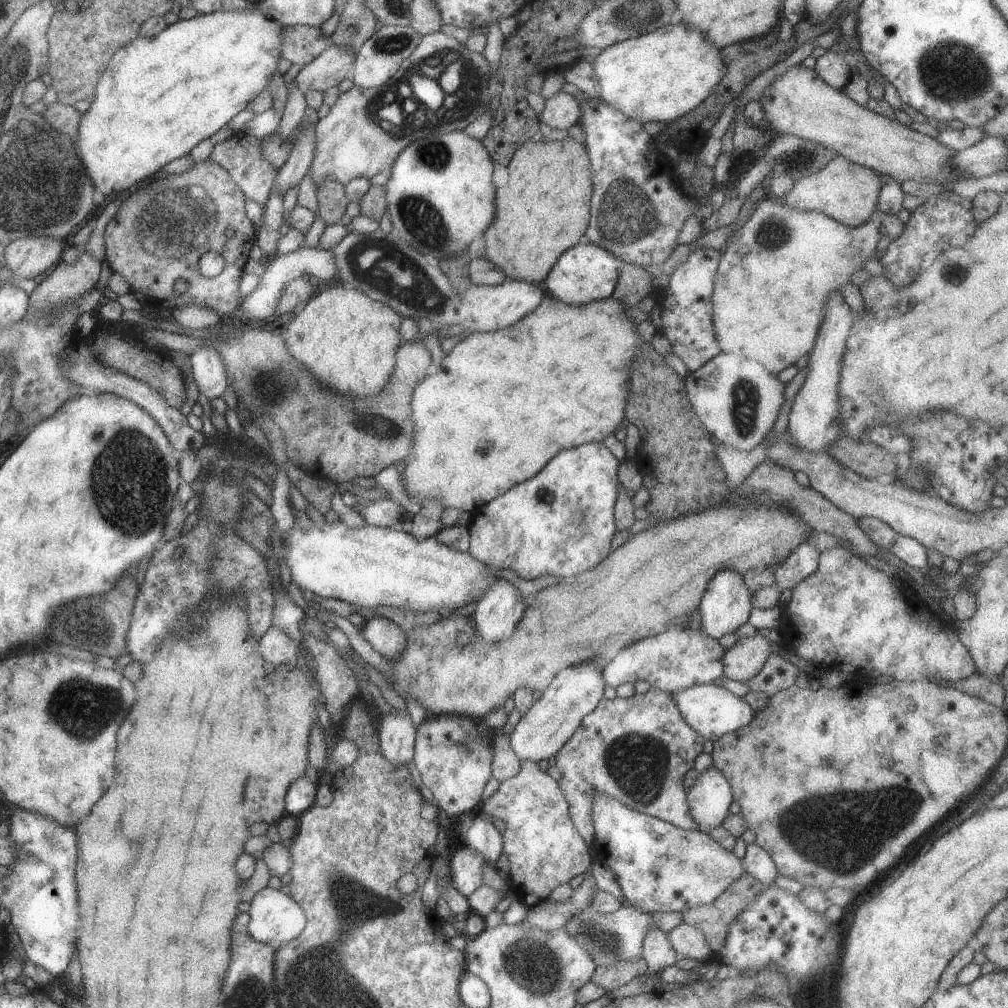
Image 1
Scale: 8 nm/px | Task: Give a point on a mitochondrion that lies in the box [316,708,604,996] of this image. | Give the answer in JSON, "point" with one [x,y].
{"point":[354,905]}

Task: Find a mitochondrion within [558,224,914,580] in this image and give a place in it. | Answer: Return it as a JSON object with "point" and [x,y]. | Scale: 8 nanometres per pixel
{"point":[745,394]}

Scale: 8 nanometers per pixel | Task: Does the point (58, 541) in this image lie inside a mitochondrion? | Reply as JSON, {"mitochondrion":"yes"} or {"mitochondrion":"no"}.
{"mitochondrion":"no"}

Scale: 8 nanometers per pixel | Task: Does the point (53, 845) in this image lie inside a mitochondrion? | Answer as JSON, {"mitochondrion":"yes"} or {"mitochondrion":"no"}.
{"mitochondrion":"yes"}

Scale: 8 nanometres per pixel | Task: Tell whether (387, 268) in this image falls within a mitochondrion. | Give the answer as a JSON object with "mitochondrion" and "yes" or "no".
{"mitochondrion":"yes"}

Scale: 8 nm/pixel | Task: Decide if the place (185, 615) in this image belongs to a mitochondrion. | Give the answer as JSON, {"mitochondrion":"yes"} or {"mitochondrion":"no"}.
{"mitochondrion":"yes"}

